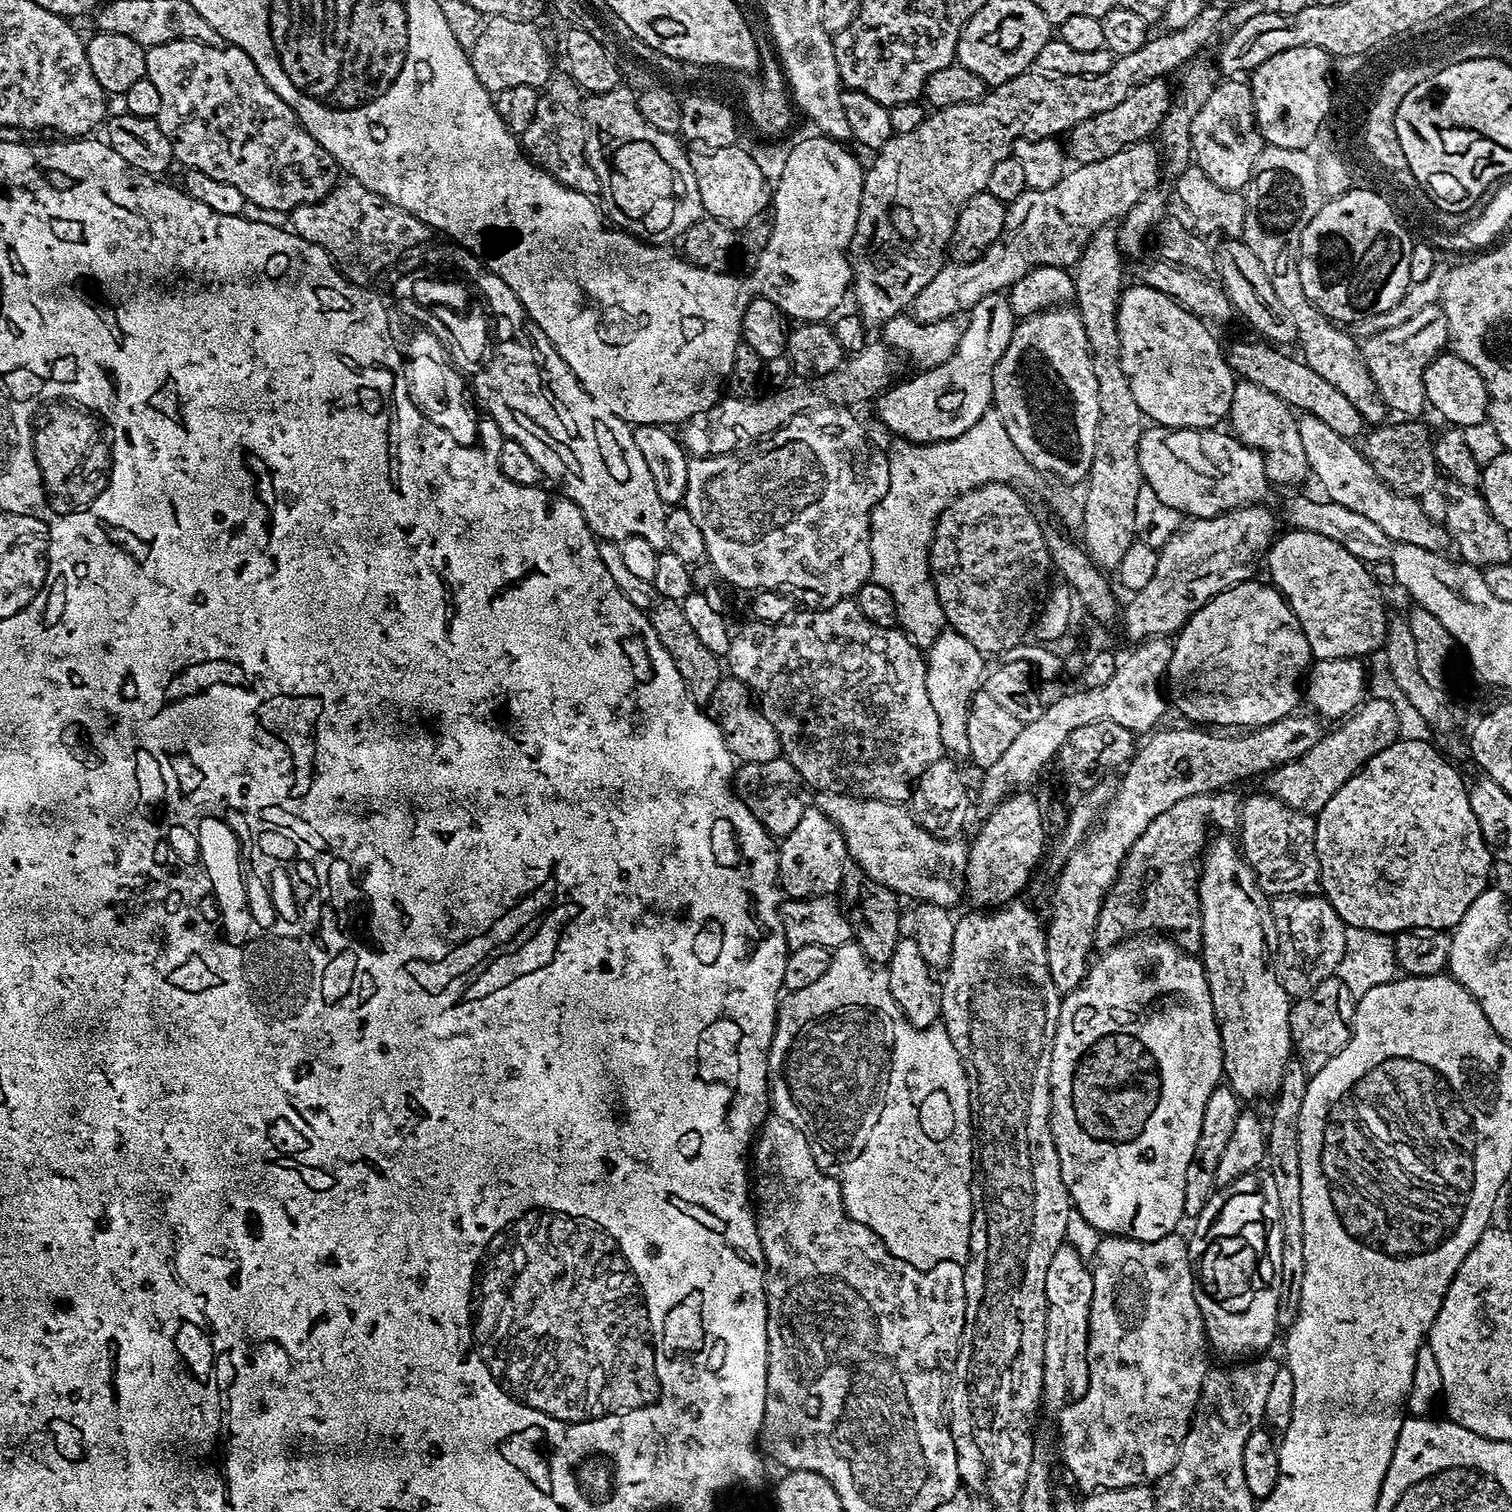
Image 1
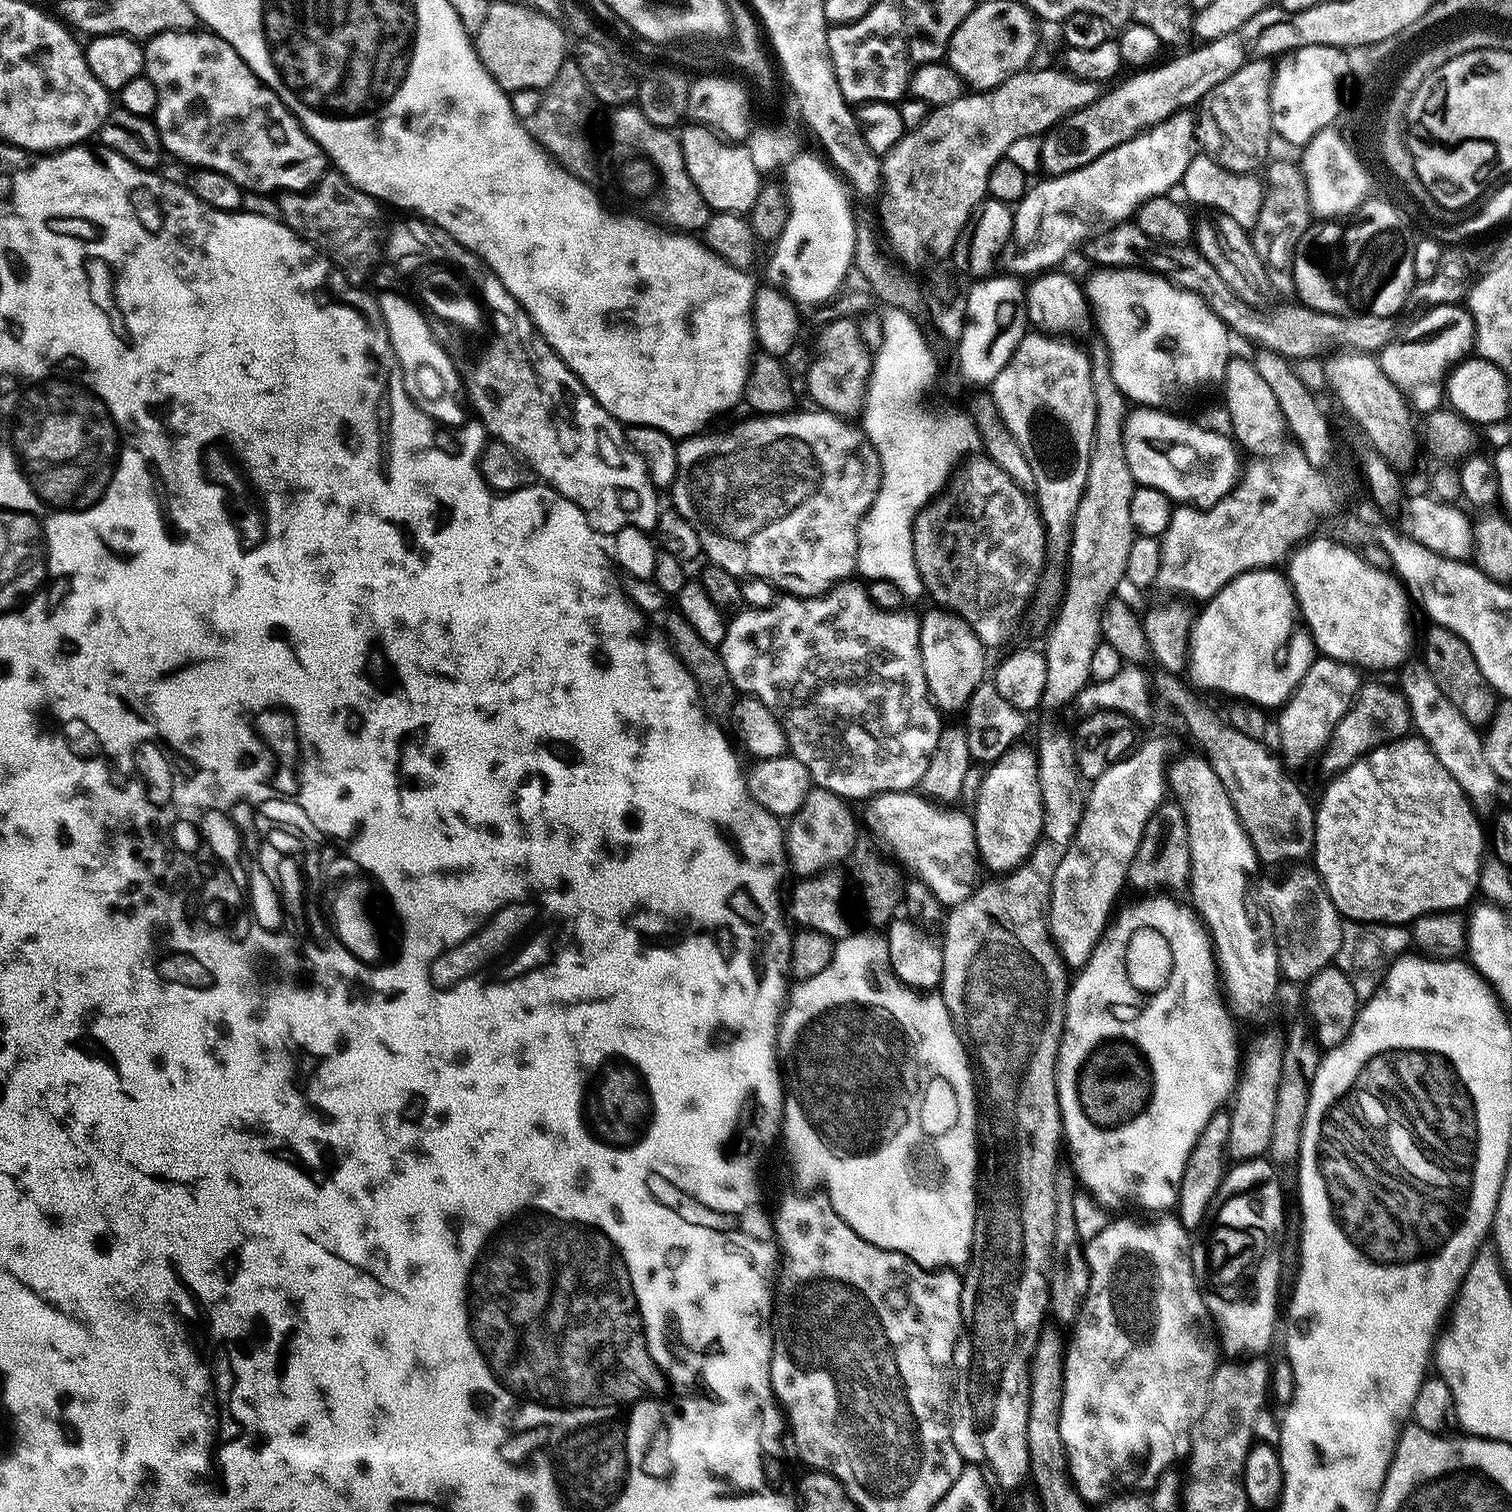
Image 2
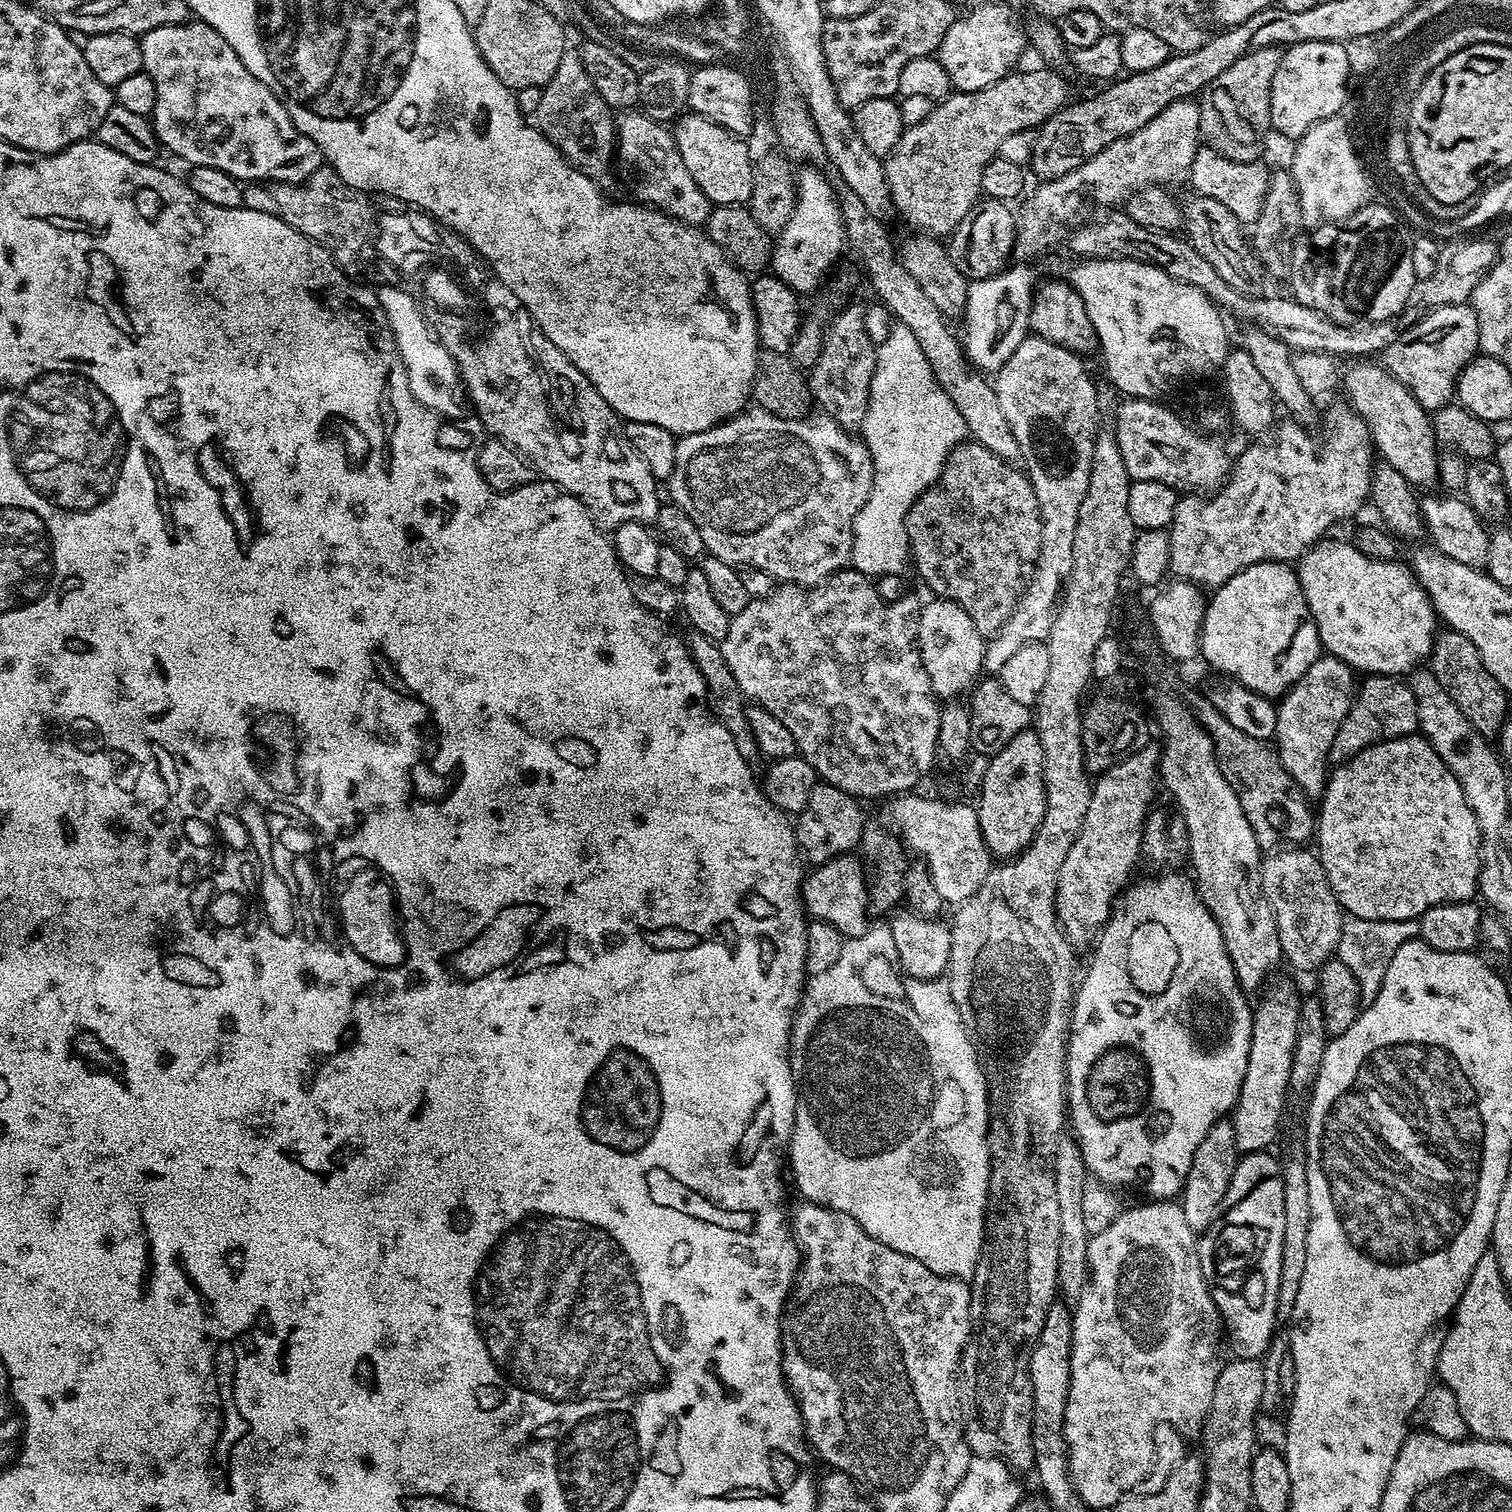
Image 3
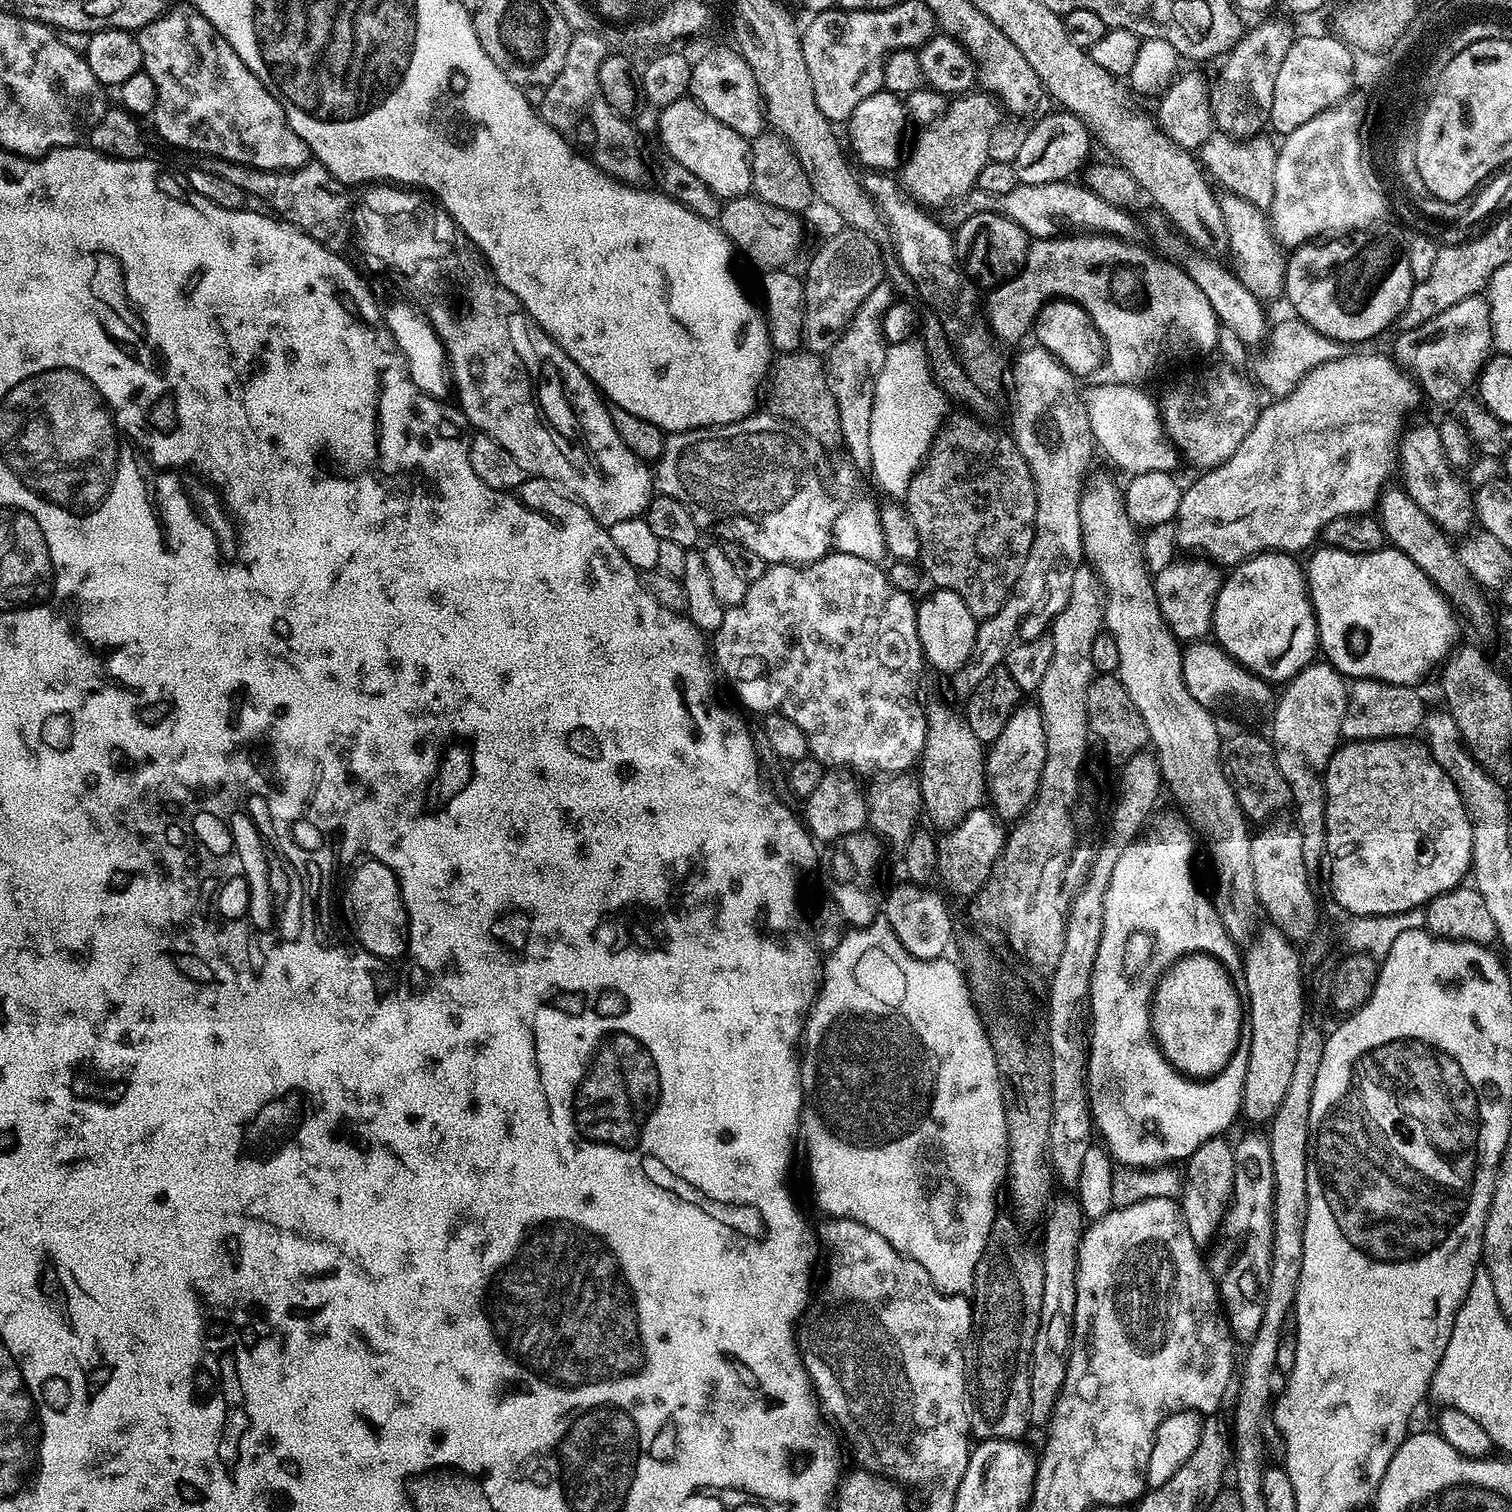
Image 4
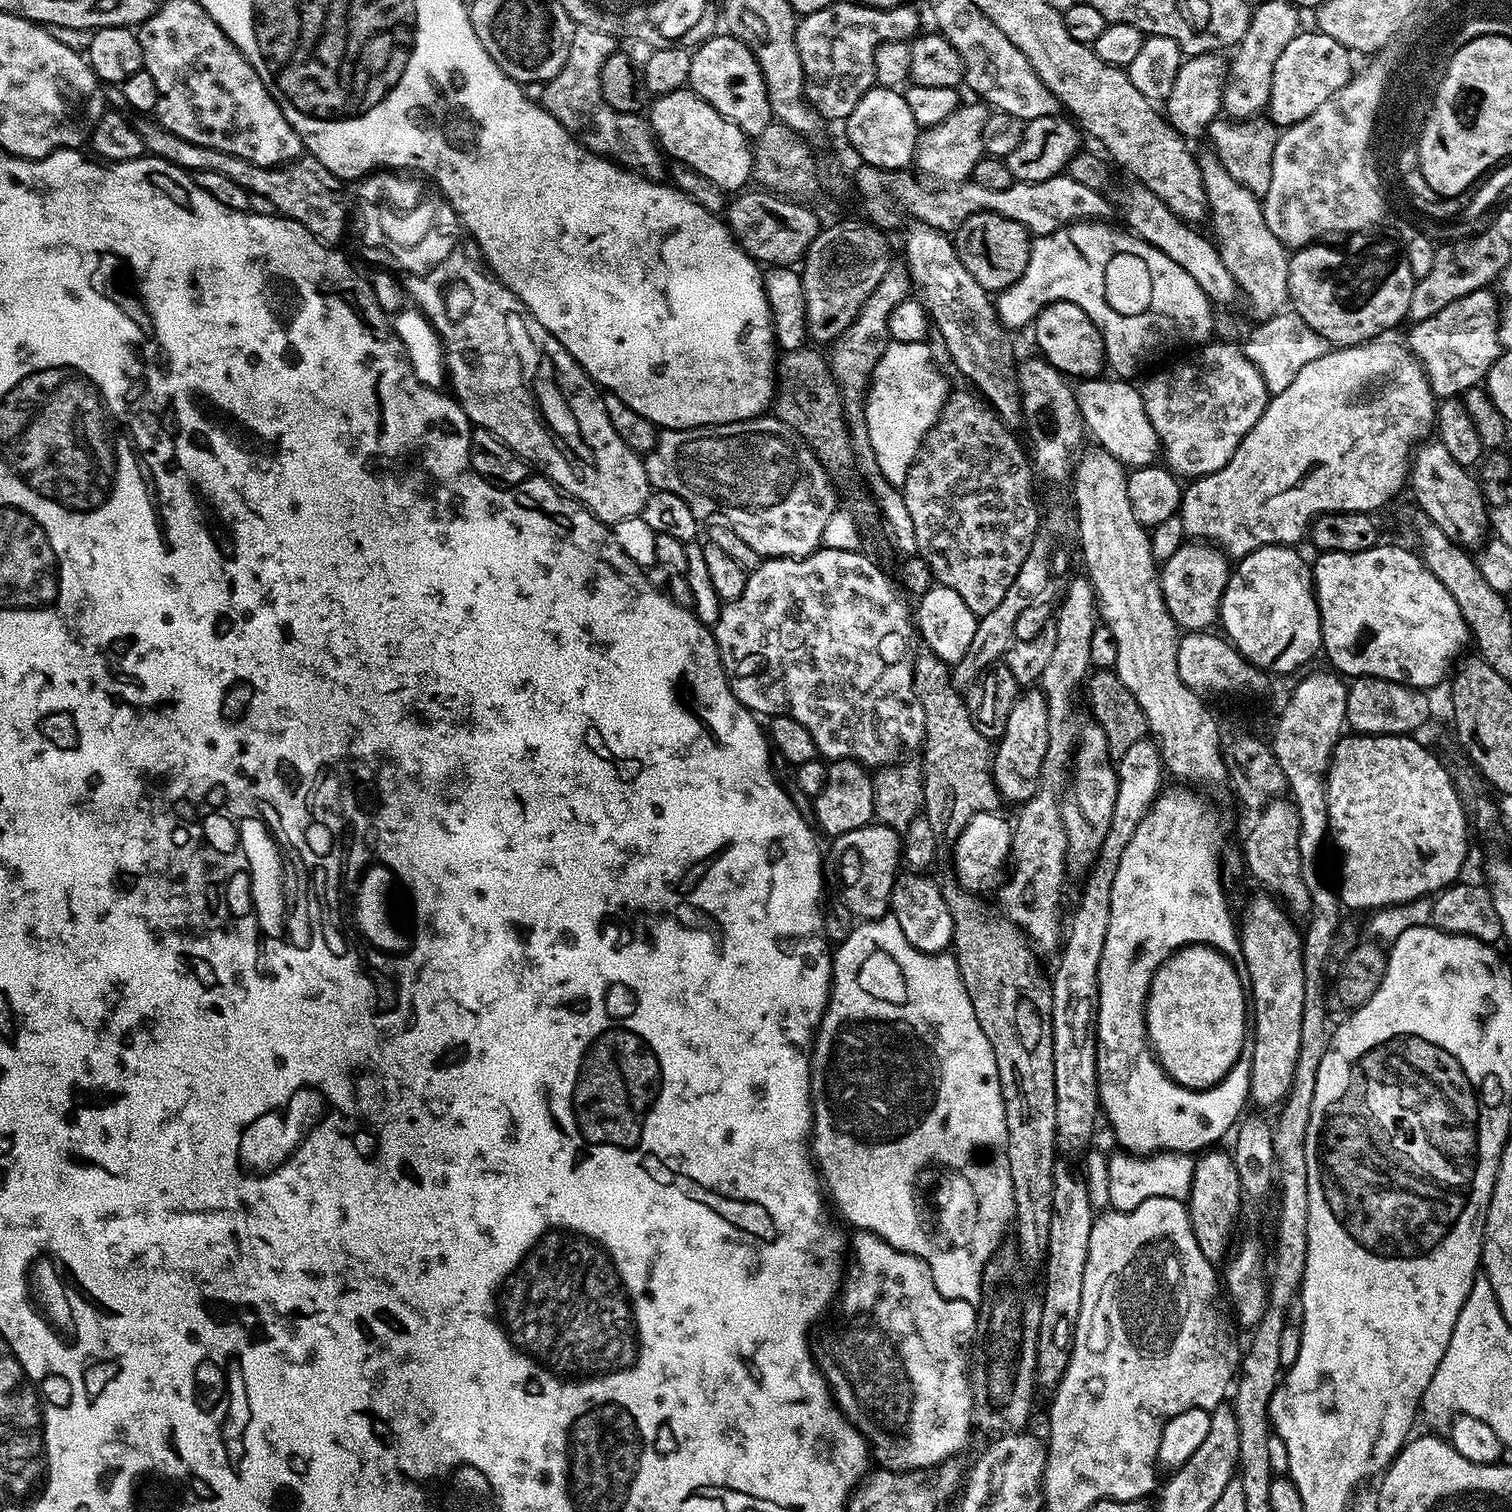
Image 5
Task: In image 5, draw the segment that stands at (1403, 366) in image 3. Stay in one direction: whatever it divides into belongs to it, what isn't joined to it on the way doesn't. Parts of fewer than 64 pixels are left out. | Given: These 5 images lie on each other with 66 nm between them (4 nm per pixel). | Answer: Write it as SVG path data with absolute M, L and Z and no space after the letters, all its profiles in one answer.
M1479 288L1477 292L1466 294L1454 302L1450 302L1438 314L1425 320L1417 320L1408 332L1406 347L1424 367L1426 378L1432 387L1432 393L1437 398L1456 398L1468 388L1479 385L1487 376L1490 366L1500 357L1502 345L1500 343L1500 304L1495 291Z

